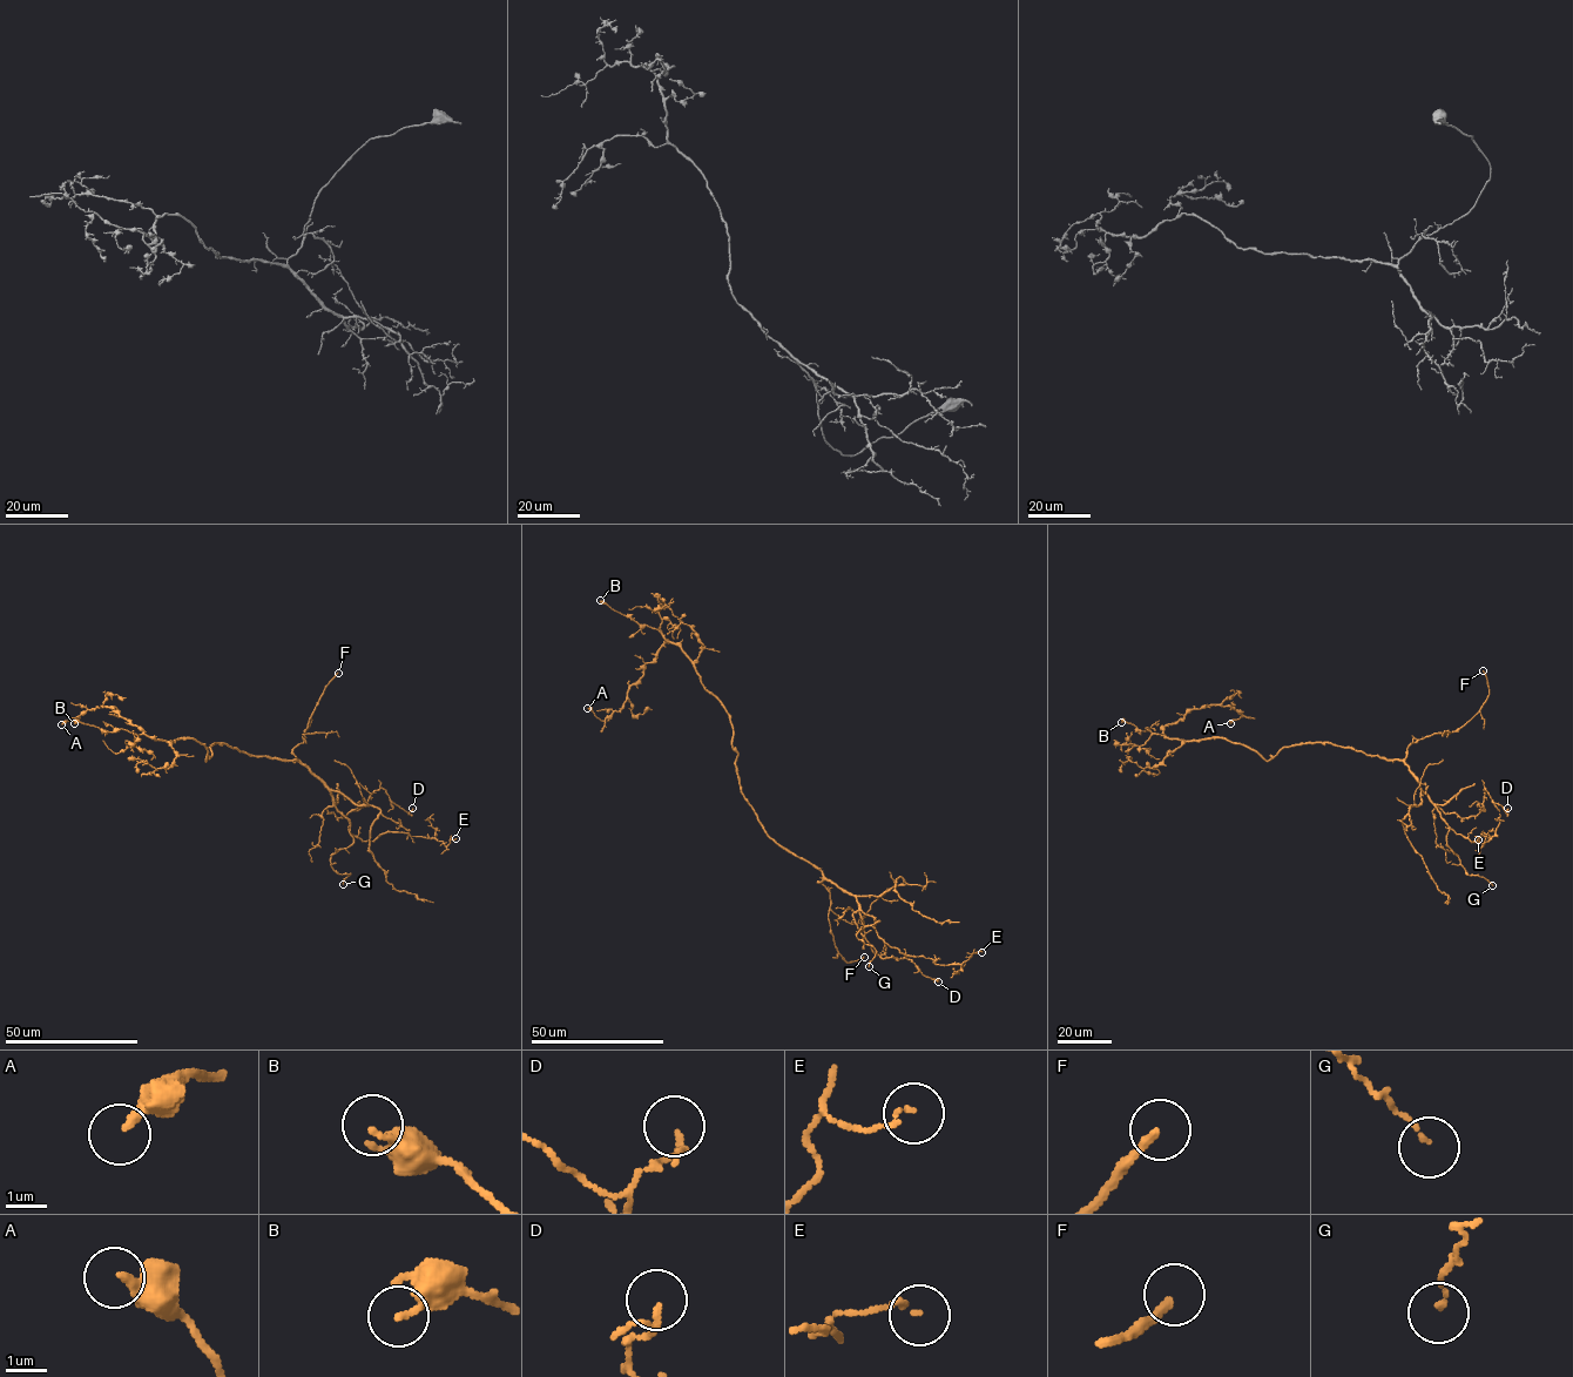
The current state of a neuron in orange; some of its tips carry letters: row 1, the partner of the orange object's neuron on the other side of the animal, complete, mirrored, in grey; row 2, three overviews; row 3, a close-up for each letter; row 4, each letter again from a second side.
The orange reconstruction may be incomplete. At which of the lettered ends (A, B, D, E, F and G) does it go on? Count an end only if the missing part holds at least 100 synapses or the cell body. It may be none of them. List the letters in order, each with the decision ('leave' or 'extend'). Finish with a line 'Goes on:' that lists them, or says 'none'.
A: leave
B: leave
D: leave
E: leave
F: extend
G: leave
Goes on: F

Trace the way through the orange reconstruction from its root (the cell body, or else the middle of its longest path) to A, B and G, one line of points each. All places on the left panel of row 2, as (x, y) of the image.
A: (228, 746), (215, 743), (206, 761), (207, 749), (198, 741), (154, 740), (116, 710), (101, 706), (61, 724)
B: (228, 746), (215, 743), (206, 761), (207, 749), (193, 738), (154, 740), (121, 728), (107, 731), (74, 723)
G: (228, 746), (250, 755), (297, 760), (329, 790), (353, 838), (331, 857), (335, 871), (350, 873), (343, 884)

